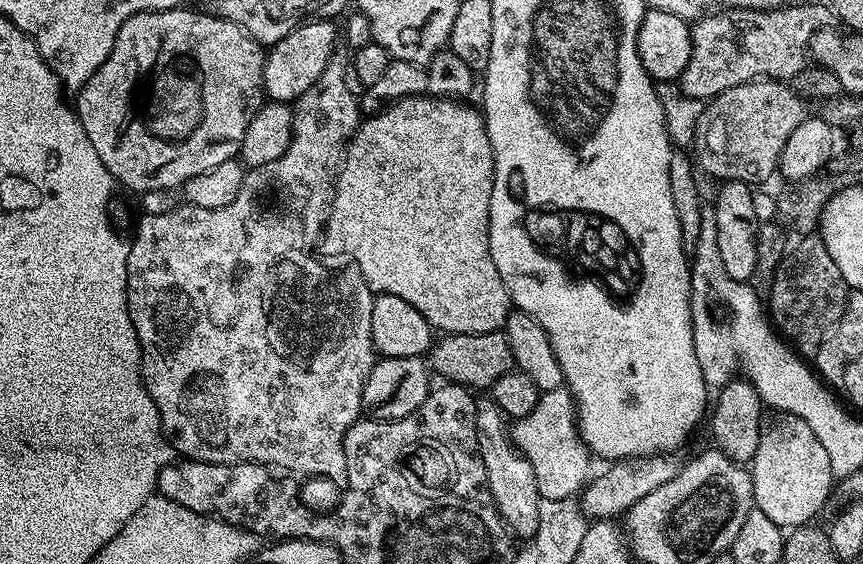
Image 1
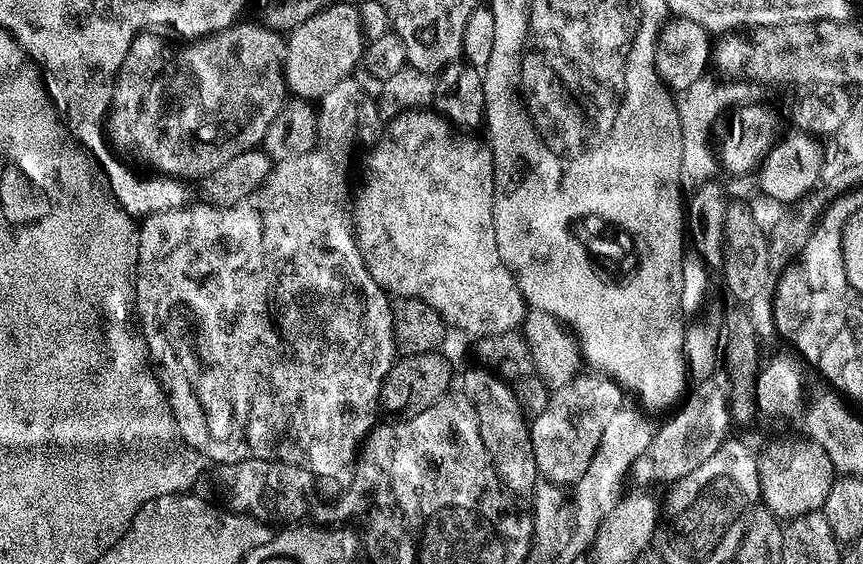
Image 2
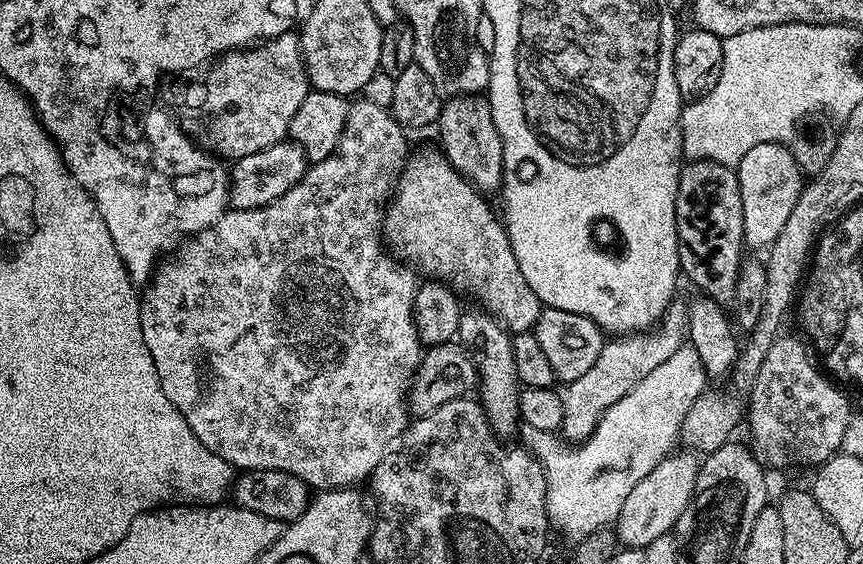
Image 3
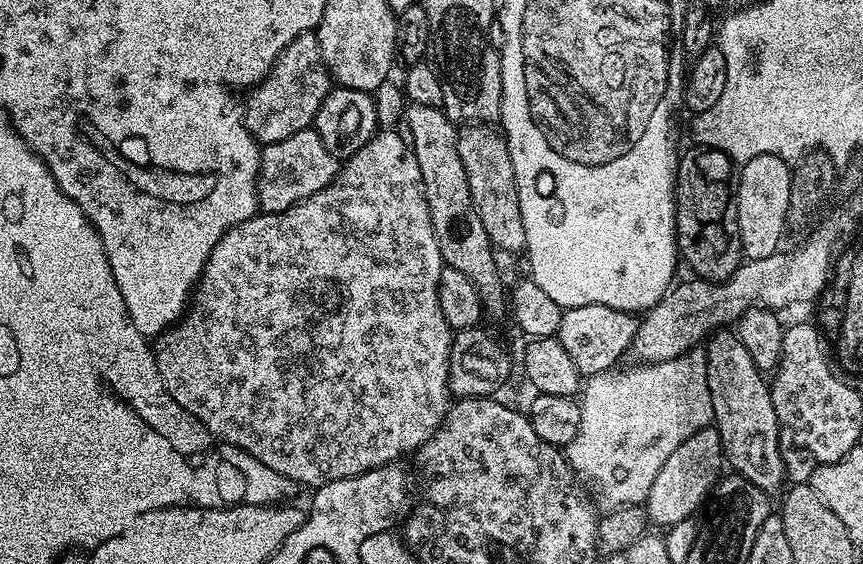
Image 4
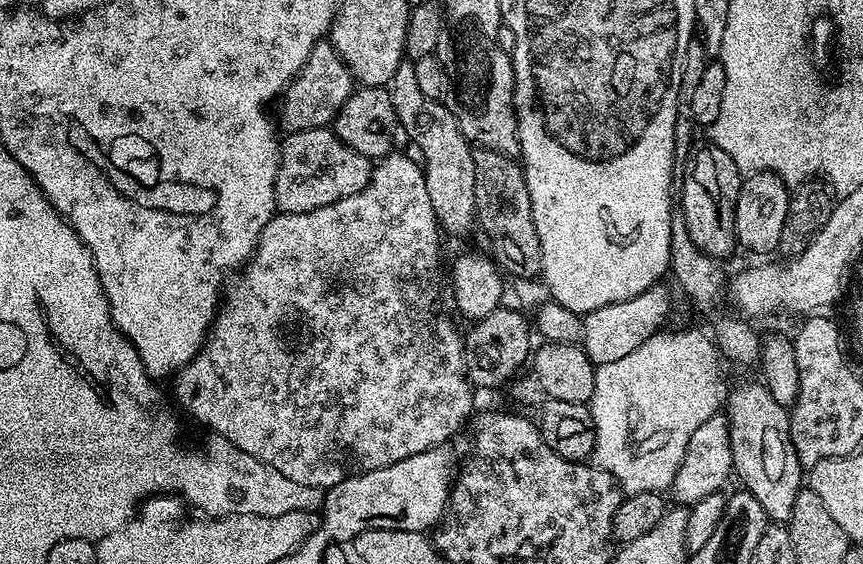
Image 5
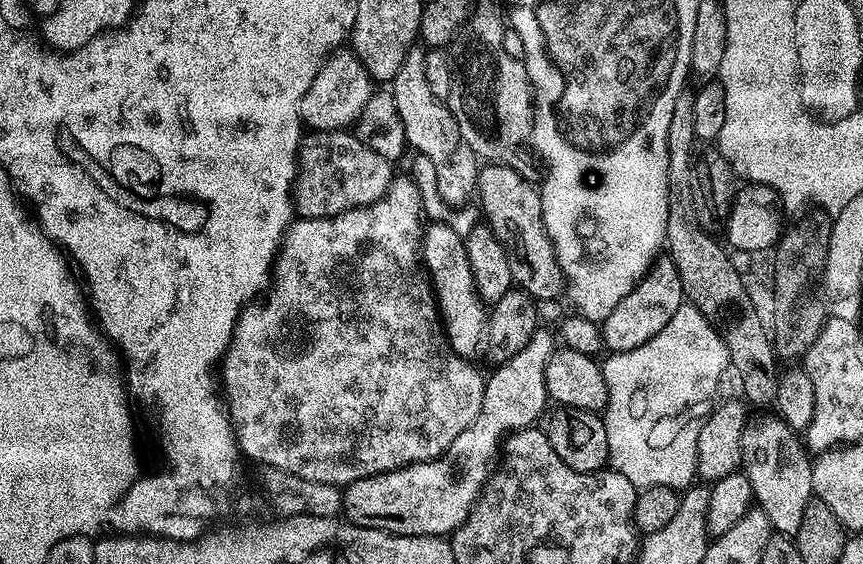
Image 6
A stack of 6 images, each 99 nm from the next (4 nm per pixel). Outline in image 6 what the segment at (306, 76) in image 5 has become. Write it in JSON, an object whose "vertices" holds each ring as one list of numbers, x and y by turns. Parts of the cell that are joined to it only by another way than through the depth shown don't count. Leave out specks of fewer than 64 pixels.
{"vertices":[[337,50,329,55,323,67,320,68,310,90,304,96,300,114,309,129,318,128,316,130,321,133,348,130,359,121,373,93,372,74,360,61,360,57,351,50]]}

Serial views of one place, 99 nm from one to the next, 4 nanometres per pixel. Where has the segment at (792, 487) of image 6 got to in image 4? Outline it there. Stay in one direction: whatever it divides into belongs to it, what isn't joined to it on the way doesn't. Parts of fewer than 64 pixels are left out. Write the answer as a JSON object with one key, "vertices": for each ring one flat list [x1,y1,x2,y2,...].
{"vertices":[[717,330,707,337,706,345,703,349,704,360,706,362,706,382,708,383,708,393,710,394,710,402,712,403,712,418,714,421,714,427,718,435,721,438,721,450,723,452,723,459,725,463,731,468,737,475,747,478,752,484,758,486,764,492,774,494,781,484,785,483,786,477,783,466,783,458,780,452,780,427,778,426,778,414,774,414,774,402,772,401,772,390,769,381,766,379,765,373,758,370,758,366,754,366,754,358,750,358,750,354,746,351,746,346,742,346,742,342,736,336,735,331,732,330]]}

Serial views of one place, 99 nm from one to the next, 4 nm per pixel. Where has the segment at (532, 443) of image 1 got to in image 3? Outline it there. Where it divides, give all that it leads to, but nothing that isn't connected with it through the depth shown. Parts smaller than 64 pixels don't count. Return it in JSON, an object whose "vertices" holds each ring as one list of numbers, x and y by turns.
{"vertices":[[680,298,673,299,667,310,664,311,664,317,651,330,637,332,635,334,624,334,619,338,612,338,605,343,602,354,598,356,598,362,582,374,574,382,570,382,563,389,564,397,564,423,562,433,564,432,565,441,583,442,588,439,588,435,596,428,596,423,604,417,606,410,618,402,650,370,662,366,666,358,670,358,675,352,681,351,686,344,686,304,680,301]]}

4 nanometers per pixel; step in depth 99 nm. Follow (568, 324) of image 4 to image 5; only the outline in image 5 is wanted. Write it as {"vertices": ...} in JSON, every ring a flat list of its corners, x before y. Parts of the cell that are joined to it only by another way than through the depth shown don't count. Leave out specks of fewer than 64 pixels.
{"vertices":[[663,283,648,288,629,300,617,304,607,304,598,310,587,313,582,320,582,347,595,365,615,362,617,358,626,358,633,350,638,350,665,327,664,318,668,314,668,292]]}

